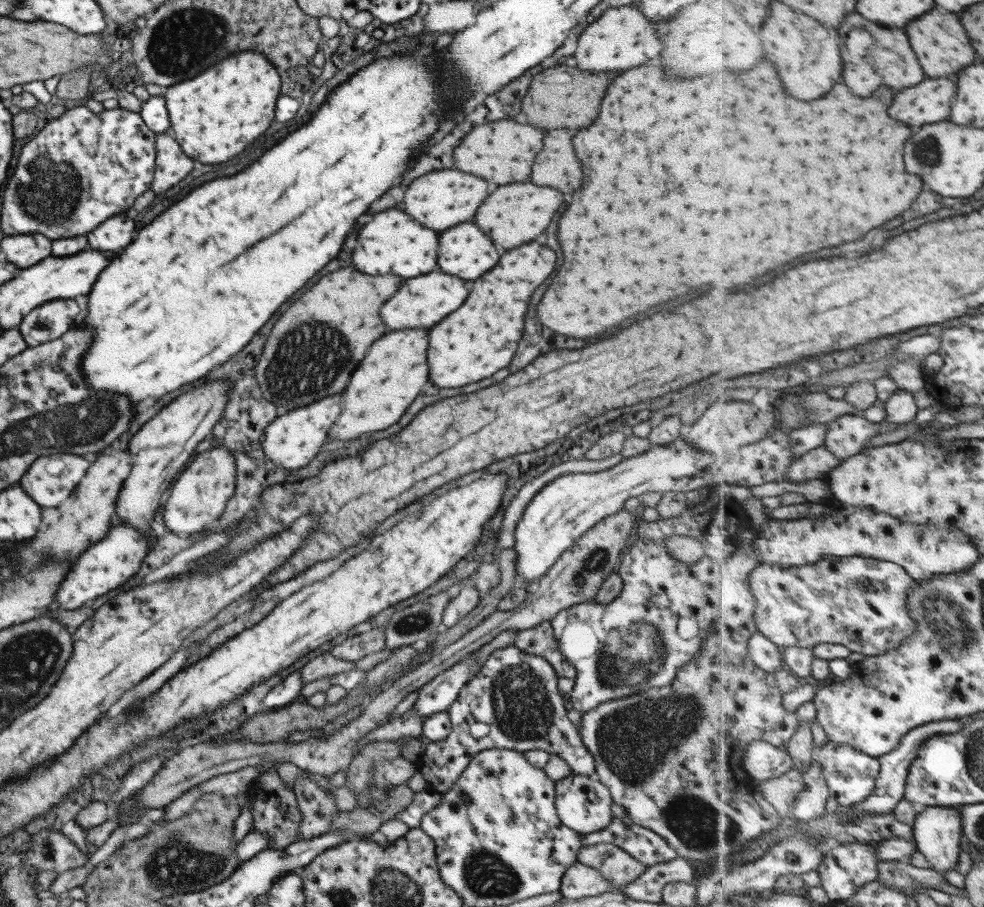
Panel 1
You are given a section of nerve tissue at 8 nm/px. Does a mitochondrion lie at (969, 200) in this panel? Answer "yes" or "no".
no

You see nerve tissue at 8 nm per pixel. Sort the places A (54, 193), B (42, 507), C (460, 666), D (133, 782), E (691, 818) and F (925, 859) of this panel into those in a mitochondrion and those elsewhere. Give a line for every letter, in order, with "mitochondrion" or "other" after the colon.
A: mitochondrion
B: other
C: other
D: other
E: mitochondrion
F: other

